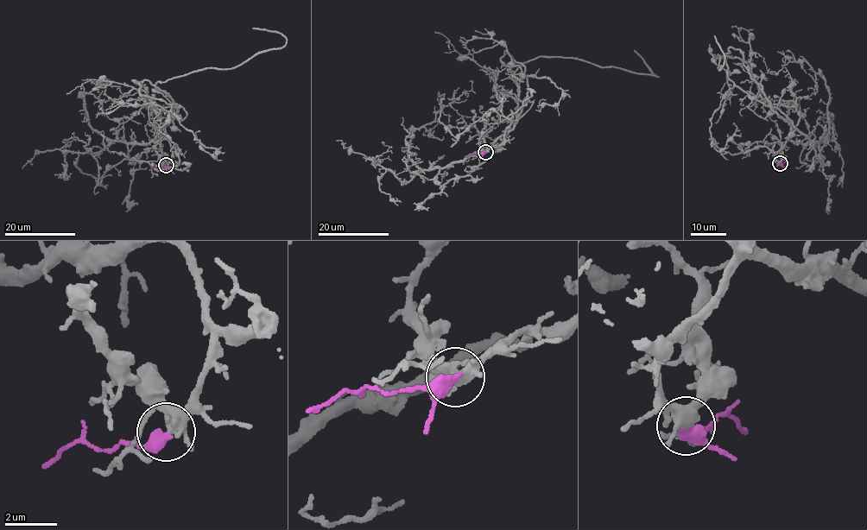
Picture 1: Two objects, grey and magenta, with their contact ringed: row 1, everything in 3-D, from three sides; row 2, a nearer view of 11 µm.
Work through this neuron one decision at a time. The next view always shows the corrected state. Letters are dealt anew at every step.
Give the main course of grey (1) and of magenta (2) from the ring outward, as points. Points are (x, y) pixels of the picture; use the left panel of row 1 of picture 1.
1: (166, 166), (171, 153), (166, 119), (177, 104), (155, 83), (239, 66), (286, 43), (281, 34), (252, 28)
2: (166, 166), (148, 170)

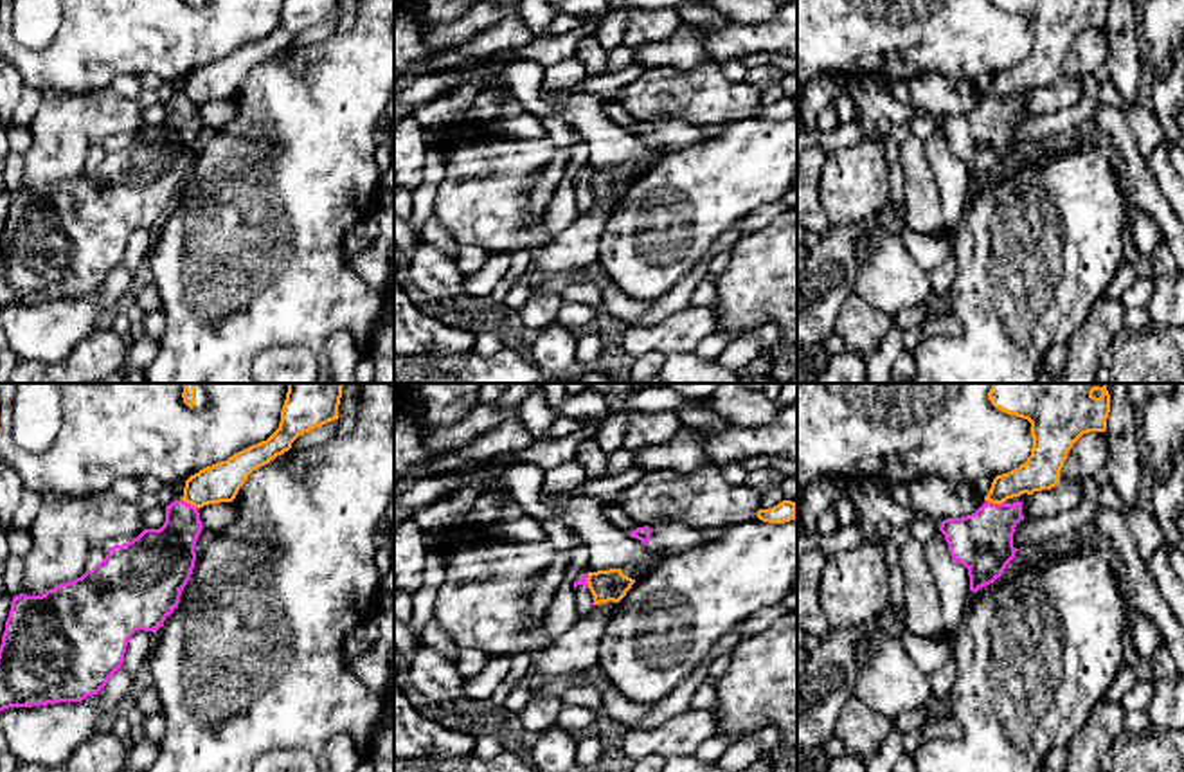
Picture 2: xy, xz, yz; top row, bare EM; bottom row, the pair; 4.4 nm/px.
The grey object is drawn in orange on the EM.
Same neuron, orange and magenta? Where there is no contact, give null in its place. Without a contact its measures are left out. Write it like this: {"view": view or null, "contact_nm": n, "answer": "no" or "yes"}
{"view": "yz", "contact_nm": 90, "answer": "no"}

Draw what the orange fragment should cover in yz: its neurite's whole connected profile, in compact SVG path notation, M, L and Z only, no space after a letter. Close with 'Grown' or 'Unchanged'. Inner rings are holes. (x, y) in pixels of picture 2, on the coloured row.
M993 383L988 399L1006 414L1031 423L1031 455L1018 468L997 475L991 482L986 502L1002 504L1024 493L1051 489L1060 482L1060 471L1072 444L1089 432L1105 432L1110 412L1107 383Z. Unchanged

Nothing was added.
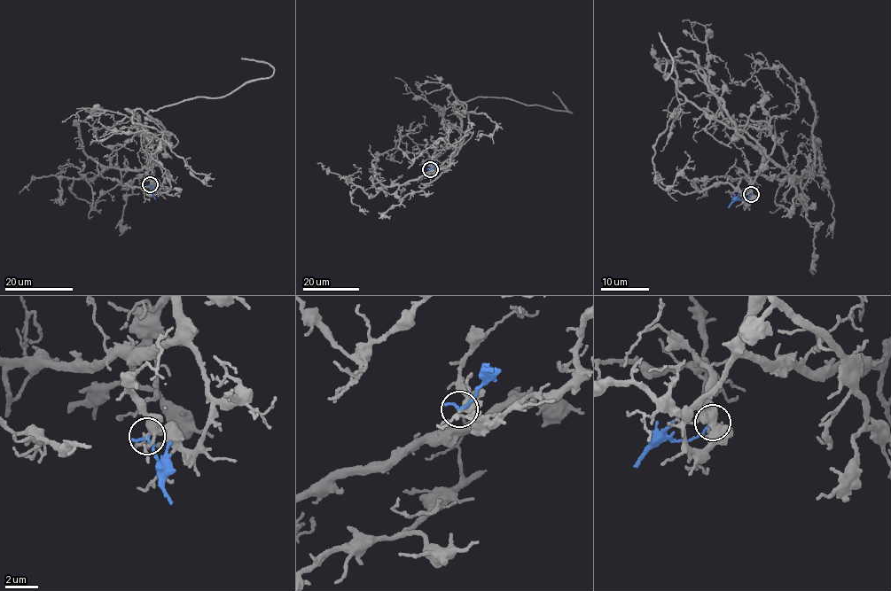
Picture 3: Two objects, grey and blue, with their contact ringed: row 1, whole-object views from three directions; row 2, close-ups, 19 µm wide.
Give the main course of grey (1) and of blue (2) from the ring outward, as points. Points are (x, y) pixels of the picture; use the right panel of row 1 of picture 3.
1: (751, 194), (743, 200), (762, 150), (742, 138), (698, 66), (666, 63), (664, 80), (673, 64), (658, 32)
2: (751, 194), (746, 198), (736, 199), (728, 207)

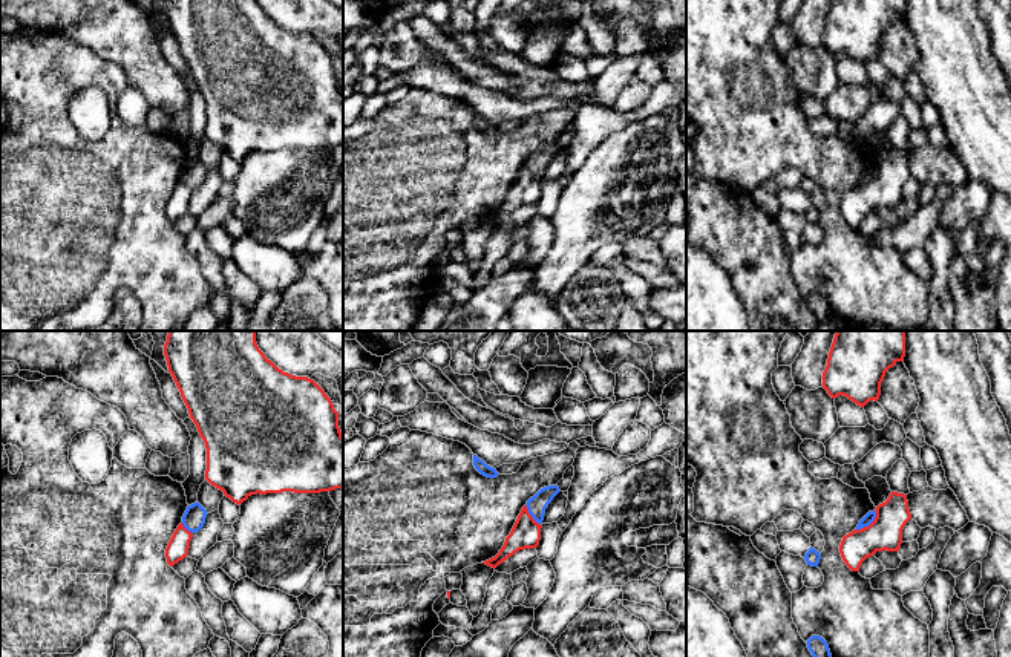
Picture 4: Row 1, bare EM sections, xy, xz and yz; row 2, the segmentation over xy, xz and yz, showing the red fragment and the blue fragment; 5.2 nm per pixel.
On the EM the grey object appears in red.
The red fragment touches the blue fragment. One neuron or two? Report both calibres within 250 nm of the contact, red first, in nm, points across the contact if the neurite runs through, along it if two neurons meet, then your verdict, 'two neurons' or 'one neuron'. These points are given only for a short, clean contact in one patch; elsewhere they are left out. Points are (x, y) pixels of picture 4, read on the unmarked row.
180 nm thick on the red side, 60 nm on the other; two neurons

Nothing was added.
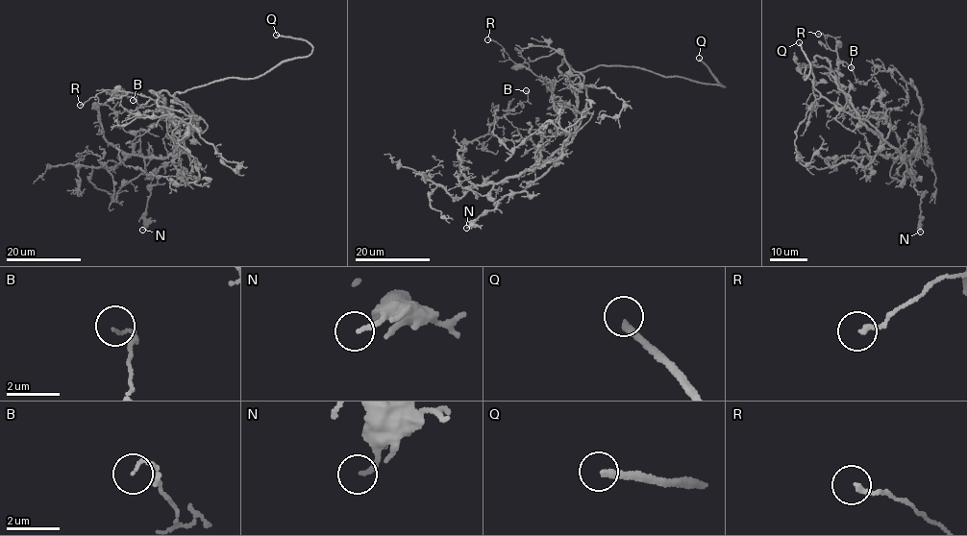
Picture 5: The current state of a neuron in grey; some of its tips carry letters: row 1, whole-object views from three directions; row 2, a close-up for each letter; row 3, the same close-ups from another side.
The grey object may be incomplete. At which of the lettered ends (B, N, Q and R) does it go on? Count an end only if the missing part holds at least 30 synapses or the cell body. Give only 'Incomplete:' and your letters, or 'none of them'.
Incomplete: Q

